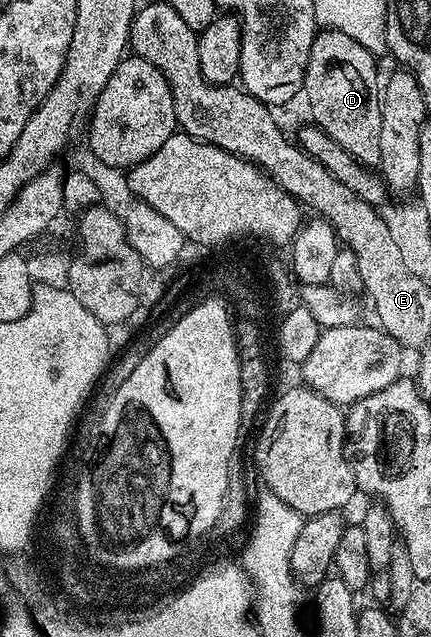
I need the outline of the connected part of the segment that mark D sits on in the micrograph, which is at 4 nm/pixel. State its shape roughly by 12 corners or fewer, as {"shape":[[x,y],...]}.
{"shape":[[322,29],[307,56],[312,121],[377,168],[378,59]]}

